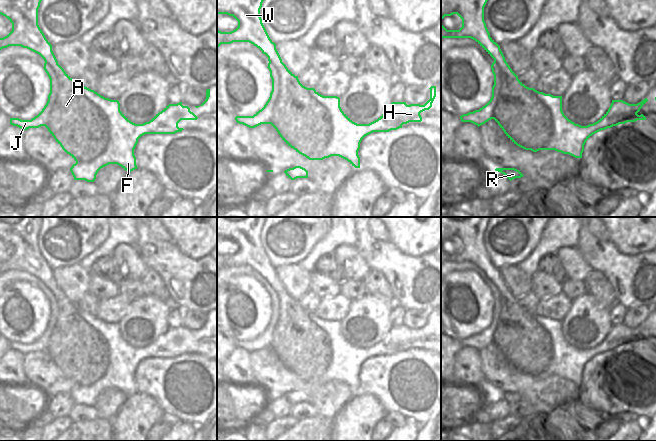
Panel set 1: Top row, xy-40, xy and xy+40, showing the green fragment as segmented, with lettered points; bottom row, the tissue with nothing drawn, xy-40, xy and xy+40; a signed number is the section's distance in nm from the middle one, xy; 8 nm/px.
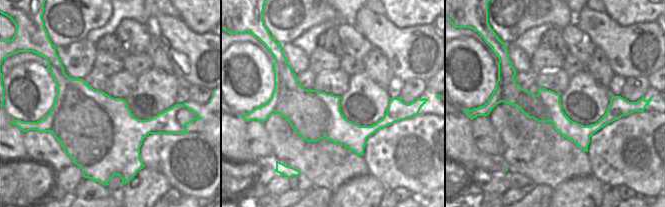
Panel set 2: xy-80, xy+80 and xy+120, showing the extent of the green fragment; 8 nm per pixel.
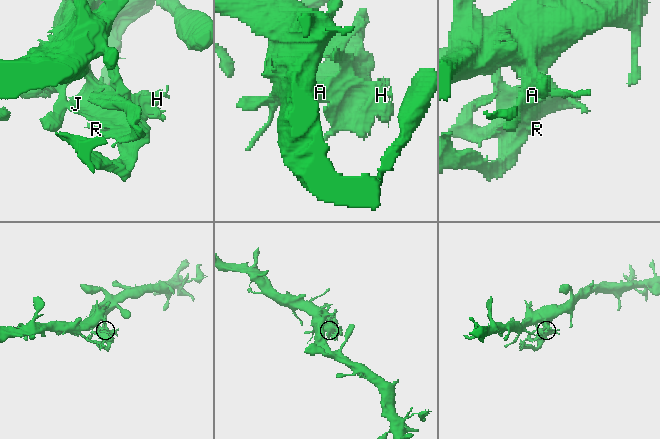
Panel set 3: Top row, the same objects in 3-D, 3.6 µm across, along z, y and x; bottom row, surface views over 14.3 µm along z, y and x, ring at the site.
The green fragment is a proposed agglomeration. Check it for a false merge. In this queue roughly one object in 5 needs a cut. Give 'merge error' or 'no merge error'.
merge error

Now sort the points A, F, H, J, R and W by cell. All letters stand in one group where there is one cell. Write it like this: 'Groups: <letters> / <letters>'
Groups: A F H J R / W.

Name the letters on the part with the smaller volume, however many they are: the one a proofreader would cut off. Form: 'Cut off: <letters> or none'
Cut off: A, F, H, J, R

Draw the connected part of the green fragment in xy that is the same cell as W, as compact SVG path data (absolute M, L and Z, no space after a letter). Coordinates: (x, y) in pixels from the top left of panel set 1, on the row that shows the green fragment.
M217 0L217 14L233 16L238 21L238 27L231 32L217 30L217 49L221 44L233 42L249 42L259 48L268 57L268 61L279 68L282 59L276 49L276 44L270 39L260 17L260 9L264 0Z

